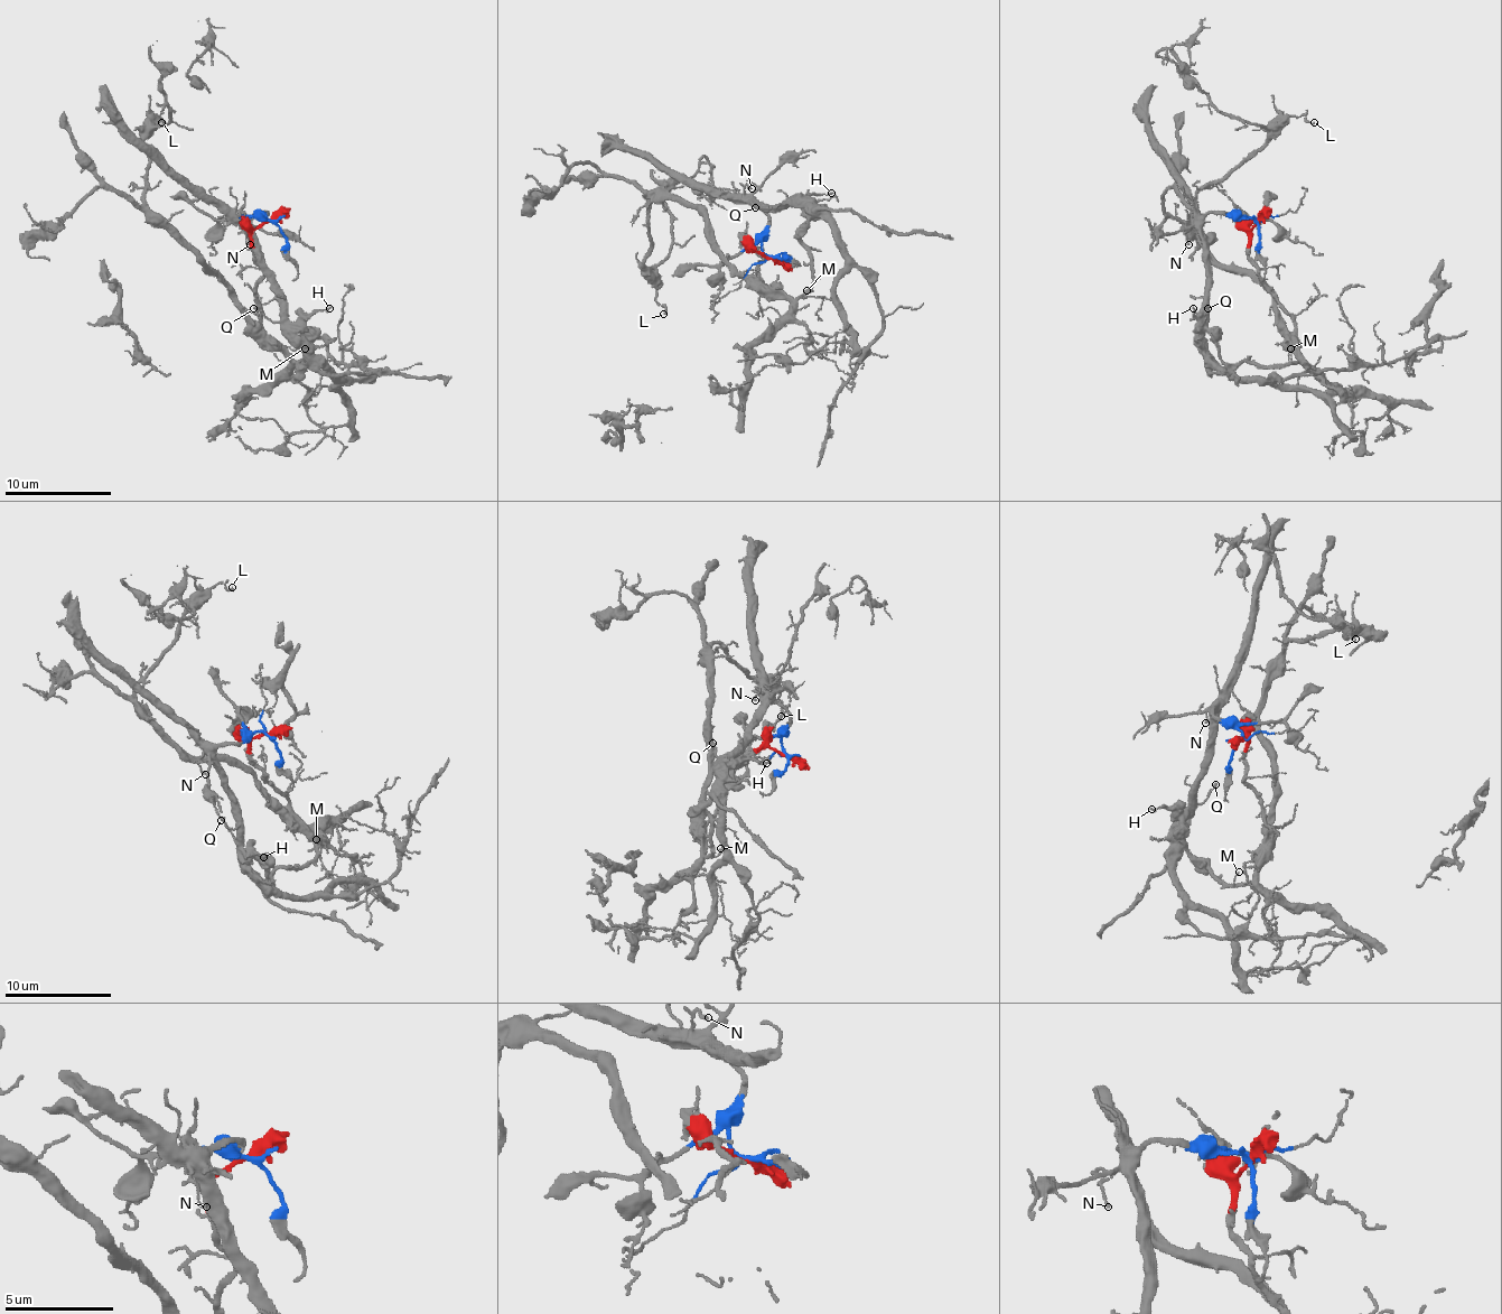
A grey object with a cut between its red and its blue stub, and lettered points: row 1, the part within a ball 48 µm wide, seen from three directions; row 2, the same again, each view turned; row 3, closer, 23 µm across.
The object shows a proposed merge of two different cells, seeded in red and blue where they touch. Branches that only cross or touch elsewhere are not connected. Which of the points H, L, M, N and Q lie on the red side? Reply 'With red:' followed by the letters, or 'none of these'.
With red: H, L, M

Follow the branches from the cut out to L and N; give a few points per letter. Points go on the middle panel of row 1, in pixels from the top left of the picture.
L: (771, 258), (752, 248), (765, 258), (763, 292), (693, 207), (649, 194), (643, 277), (664, 314)
N: (771, 258), (763, 250), (768, 215), (744, 192), (744, 186), (752, 189)

